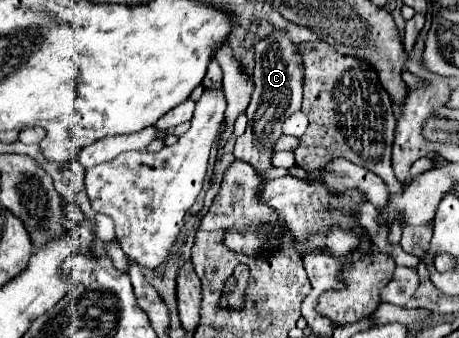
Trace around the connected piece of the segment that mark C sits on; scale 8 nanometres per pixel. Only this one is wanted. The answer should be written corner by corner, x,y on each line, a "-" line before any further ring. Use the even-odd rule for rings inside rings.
273,33
265,41
255,45
255,73
253,73
253,93
247,115
247,131
235,143
235,159
251,163
257,171
271,169
273,145
281,137
281,125
289,113
301,109
301,87
303,87
303,65
295,45
285,33

